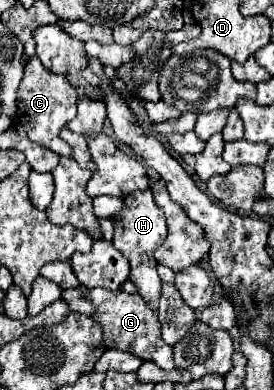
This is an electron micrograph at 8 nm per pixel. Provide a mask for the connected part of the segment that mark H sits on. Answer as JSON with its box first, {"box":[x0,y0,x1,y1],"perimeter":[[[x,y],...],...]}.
{"box":[114,191,166,309],"perimeter":[[[134,191],[130,195],[126,195],[124,199],[124,209],[114,217],[114,247],[124,253],[130,261],[130,281],[136,285],[138,293],[142,295],[142,299],[148,303],[150,309],[158,309],[158,299],[162,293],[162,281],[156,273],[156,259],[154,259],[154,251],[164,243],[166,239],[166,217],[162,213],[162,209],[158,209],[154,205],[152,199],[152,191]]]}

